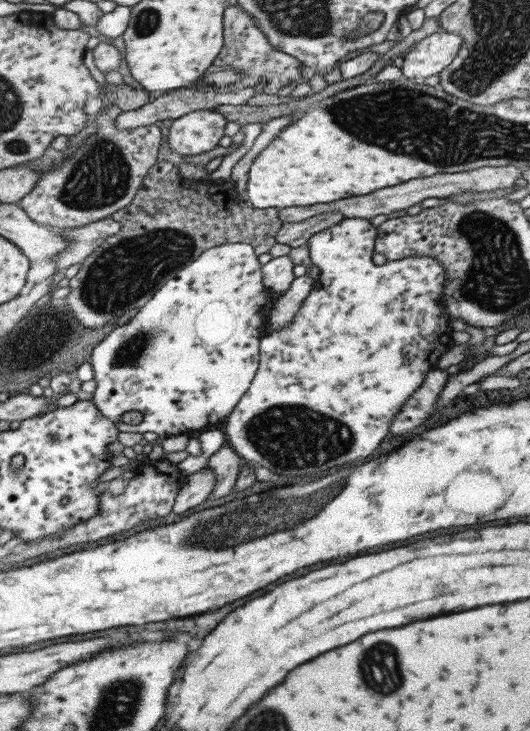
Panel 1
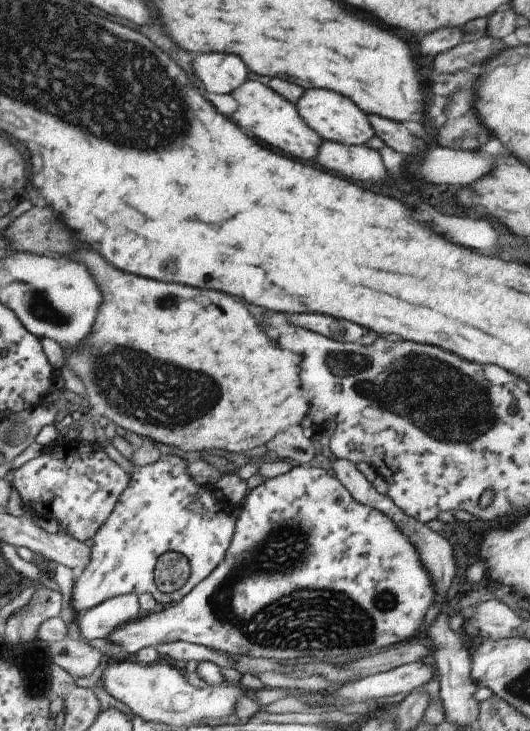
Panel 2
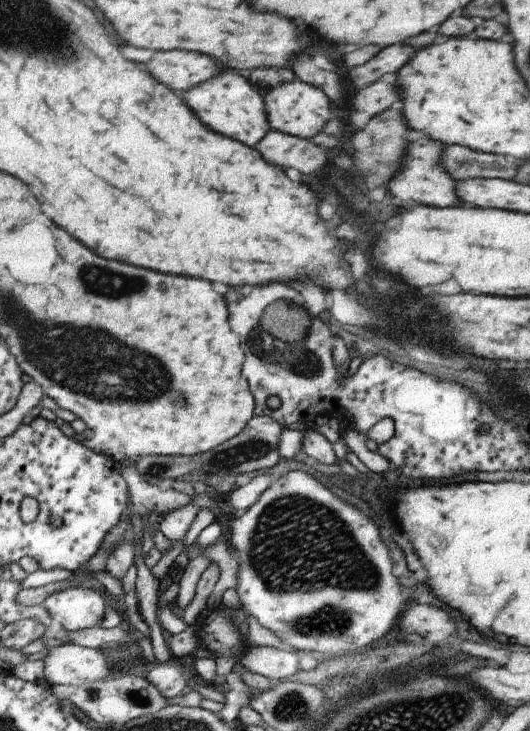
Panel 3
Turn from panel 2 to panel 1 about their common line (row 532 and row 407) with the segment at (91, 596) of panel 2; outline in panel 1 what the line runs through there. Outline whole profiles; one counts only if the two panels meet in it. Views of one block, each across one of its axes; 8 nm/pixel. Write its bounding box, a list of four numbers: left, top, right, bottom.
[88,243,272,438]

